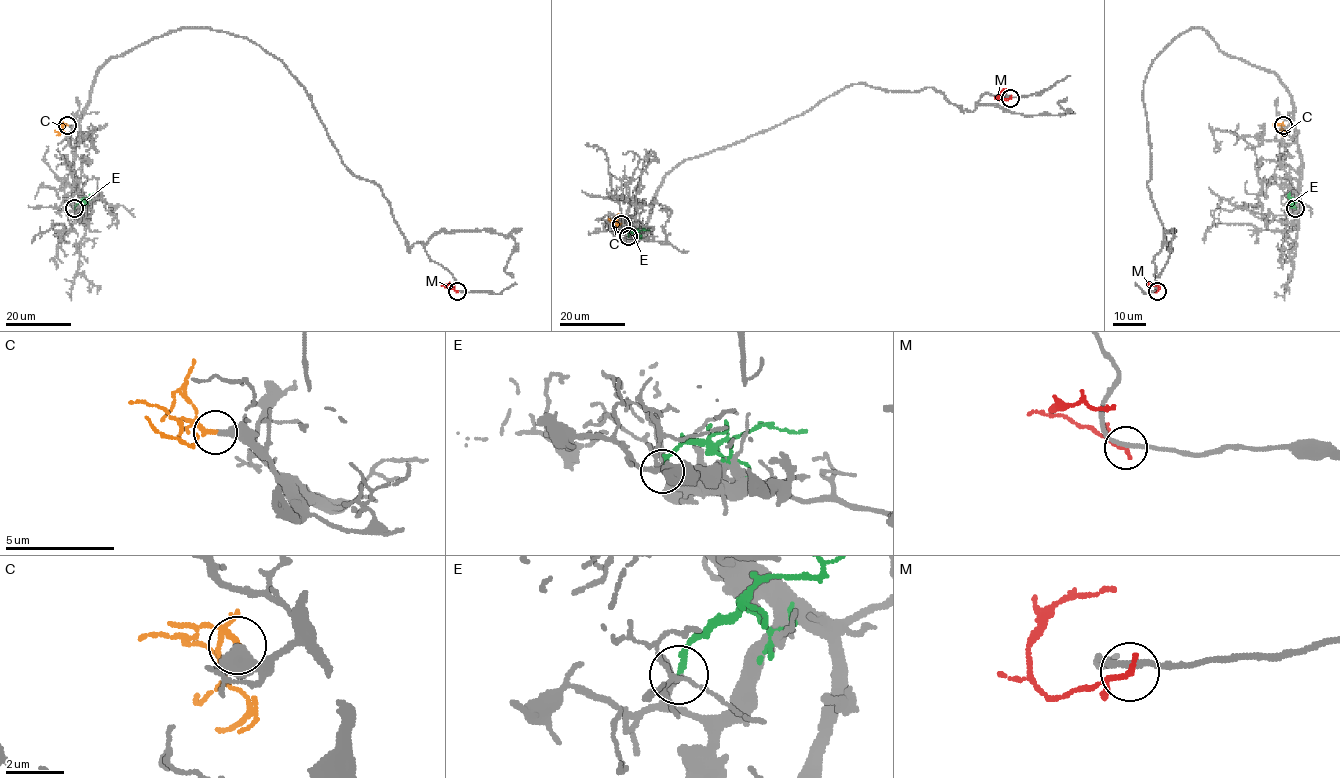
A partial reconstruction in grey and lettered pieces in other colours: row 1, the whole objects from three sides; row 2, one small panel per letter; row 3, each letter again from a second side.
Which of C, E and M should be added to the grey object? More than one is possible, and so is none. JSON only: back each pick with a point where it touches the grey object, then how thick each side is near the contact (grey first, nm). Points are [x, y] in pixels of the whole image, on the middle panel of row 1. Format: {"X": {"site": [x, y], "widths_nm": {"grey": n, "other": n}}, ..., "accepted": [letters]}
{"C": {"site": [621, 224], "widths_nm": {"grey": 320, "other": 240}}, "accepted": ["C"]}

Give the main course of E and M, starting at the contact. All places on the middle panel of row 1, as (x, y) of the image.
E: (627, 236), (630, 233), (649, 230)
M: (1010, 97), (1002, 101), (999, 98), (999, 93), (1008, 88)

